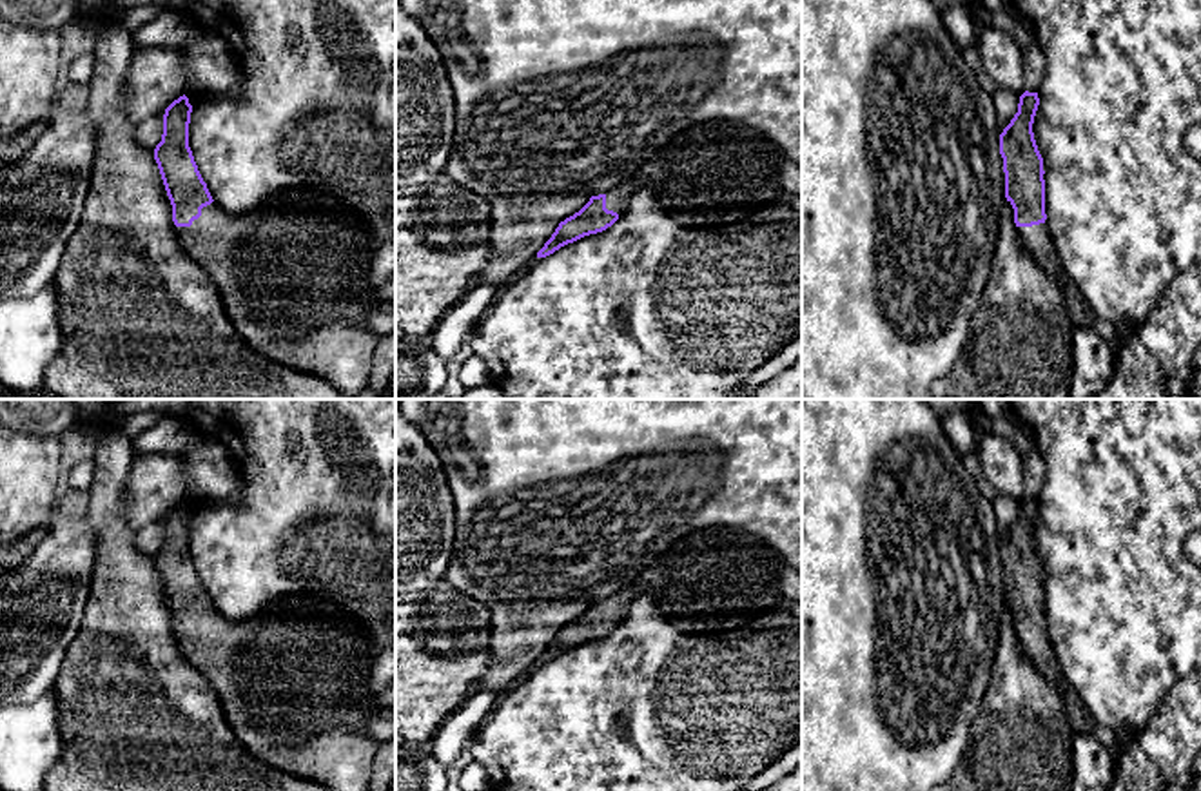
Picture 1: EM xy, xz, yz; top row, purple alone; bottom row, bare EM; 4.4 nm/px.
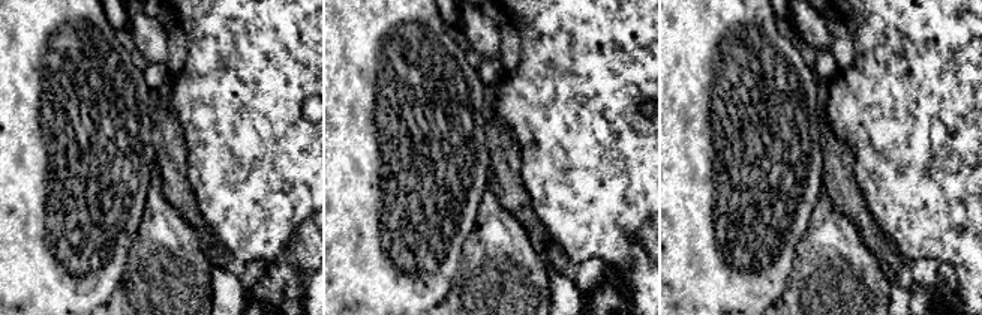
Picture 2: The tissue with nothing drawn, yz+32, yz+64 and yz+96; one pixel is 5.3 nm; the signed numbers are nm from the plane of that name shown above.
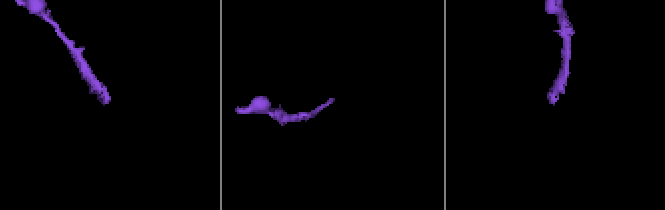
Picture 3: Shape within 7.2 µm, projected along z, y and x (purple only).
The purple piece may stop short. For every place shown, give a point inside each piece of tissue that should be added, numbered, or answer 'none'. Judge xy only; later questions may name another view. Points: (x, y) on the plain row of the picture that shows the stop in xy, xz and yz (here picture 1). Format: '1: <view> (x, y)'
1: xy (292, 681)

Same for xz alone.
1: xz (713, 581)

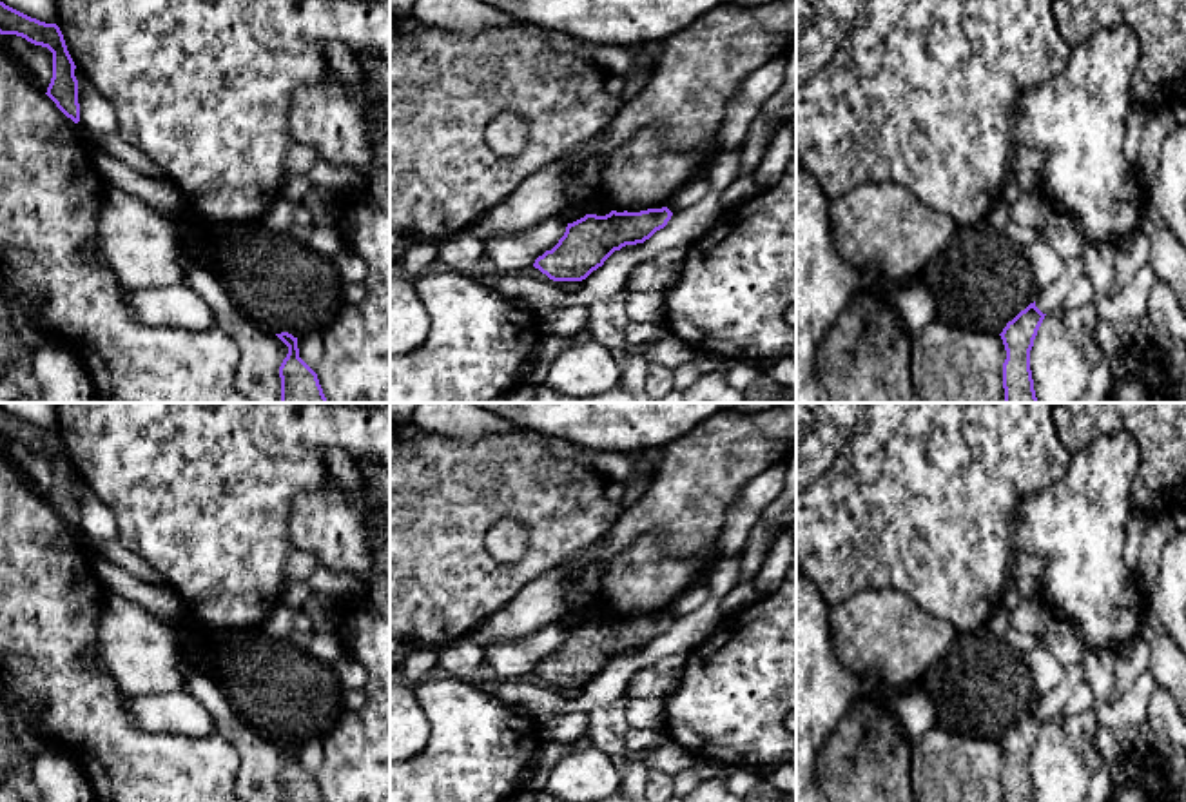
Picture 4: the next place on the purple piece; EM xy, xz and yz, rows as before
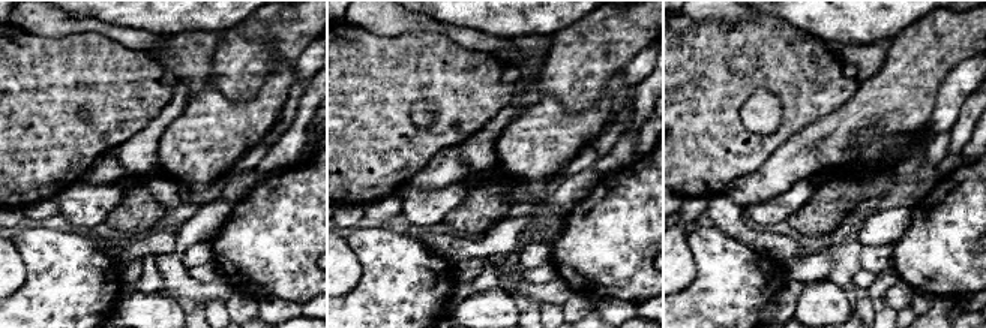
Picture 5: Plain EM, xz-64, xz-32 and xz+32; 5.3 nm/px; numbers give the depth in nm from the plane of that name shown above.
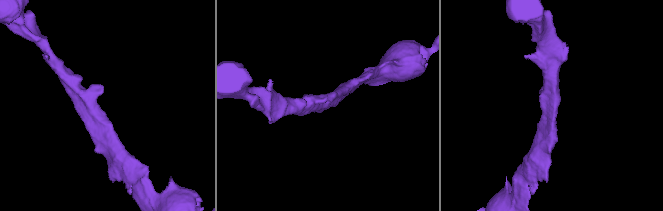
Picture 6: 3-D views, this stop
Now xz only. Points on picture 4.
none

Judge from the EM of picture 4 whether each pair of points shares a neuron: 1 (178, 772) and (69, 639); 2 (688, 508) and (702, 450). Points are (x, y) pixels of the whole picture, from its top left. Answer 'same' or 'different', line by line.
1: same
2: same

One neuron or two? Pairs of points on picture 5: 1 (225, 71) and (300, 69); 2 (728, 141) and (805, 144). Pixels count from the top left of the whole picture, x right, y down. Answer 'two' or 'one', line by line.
1: two
2: two

